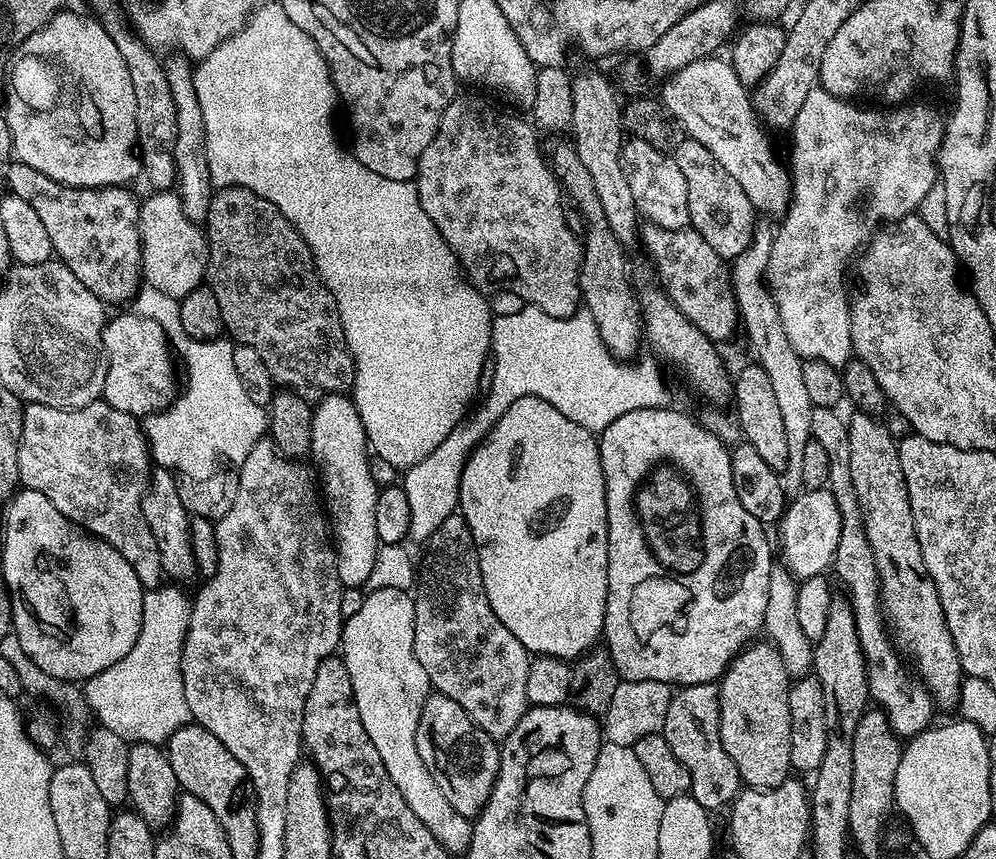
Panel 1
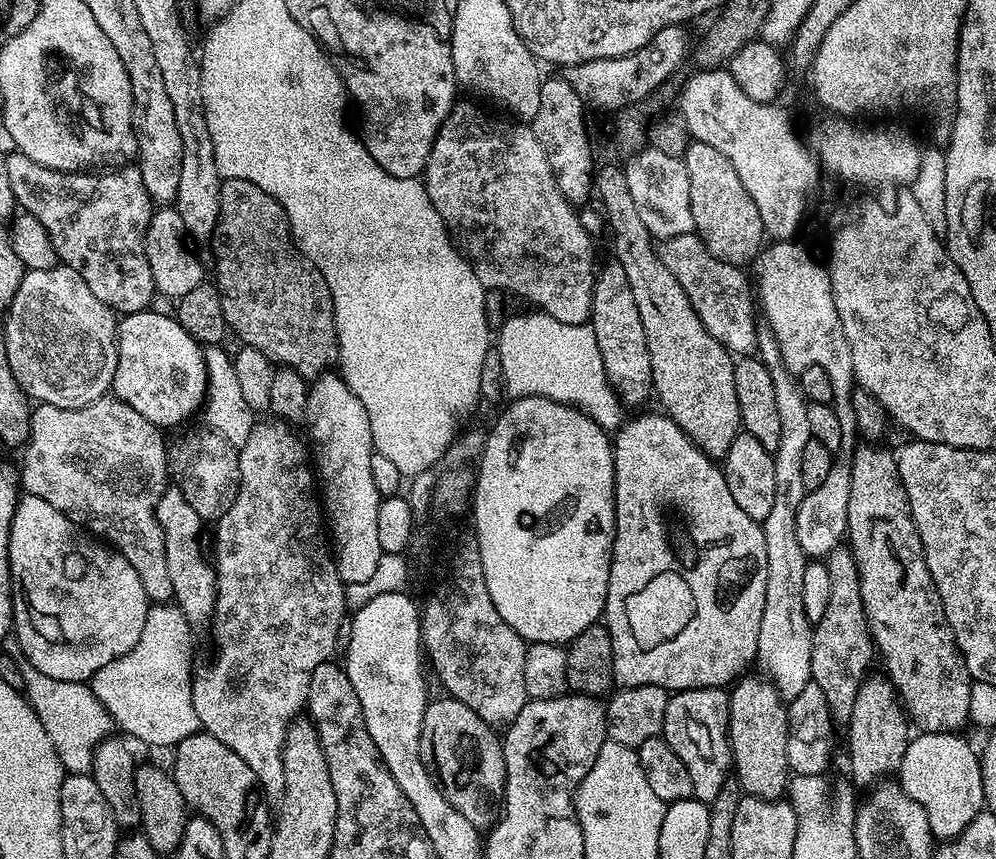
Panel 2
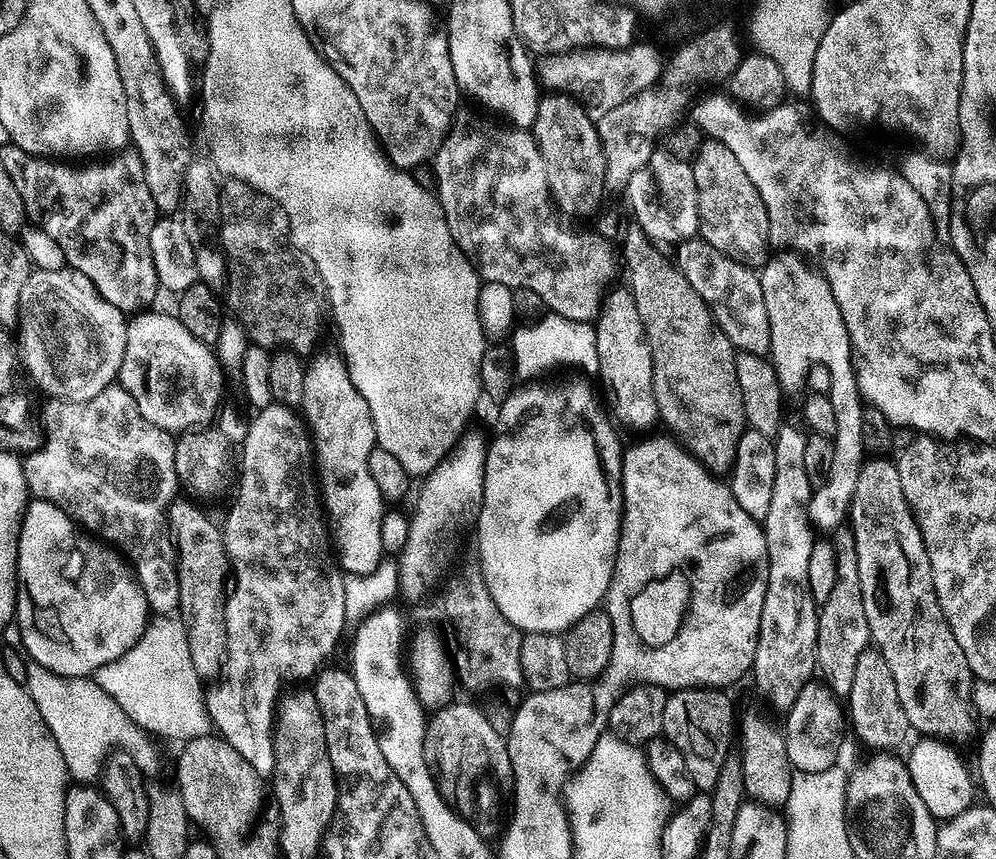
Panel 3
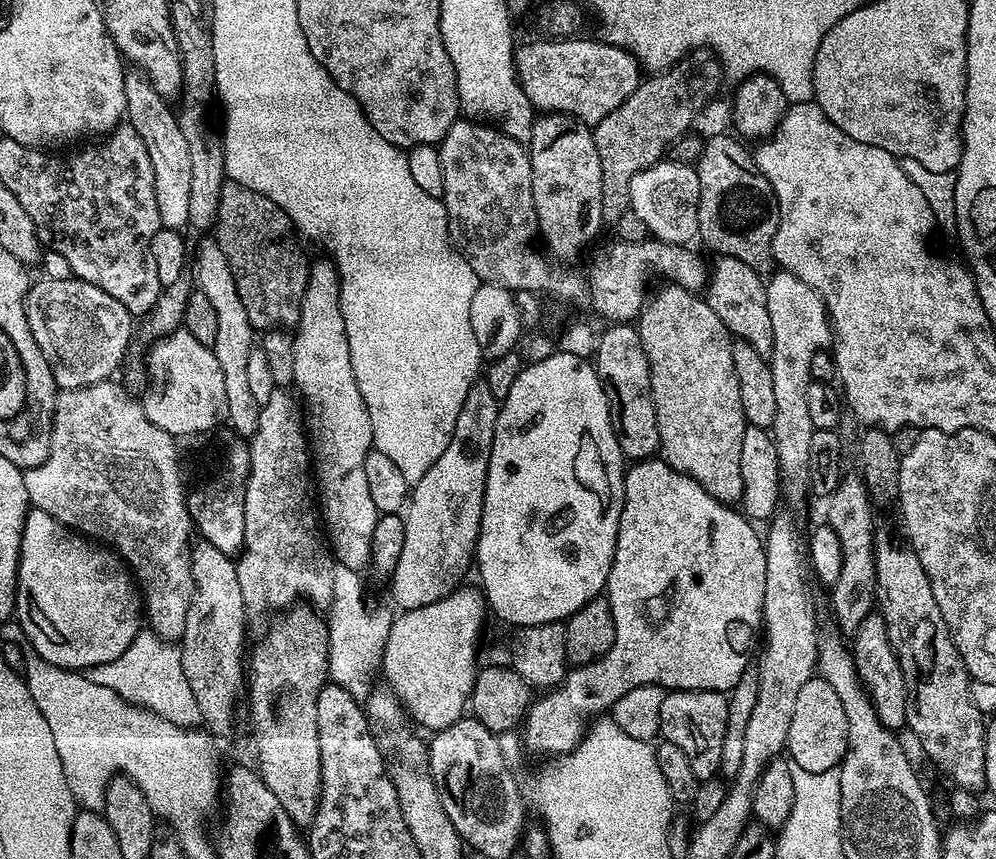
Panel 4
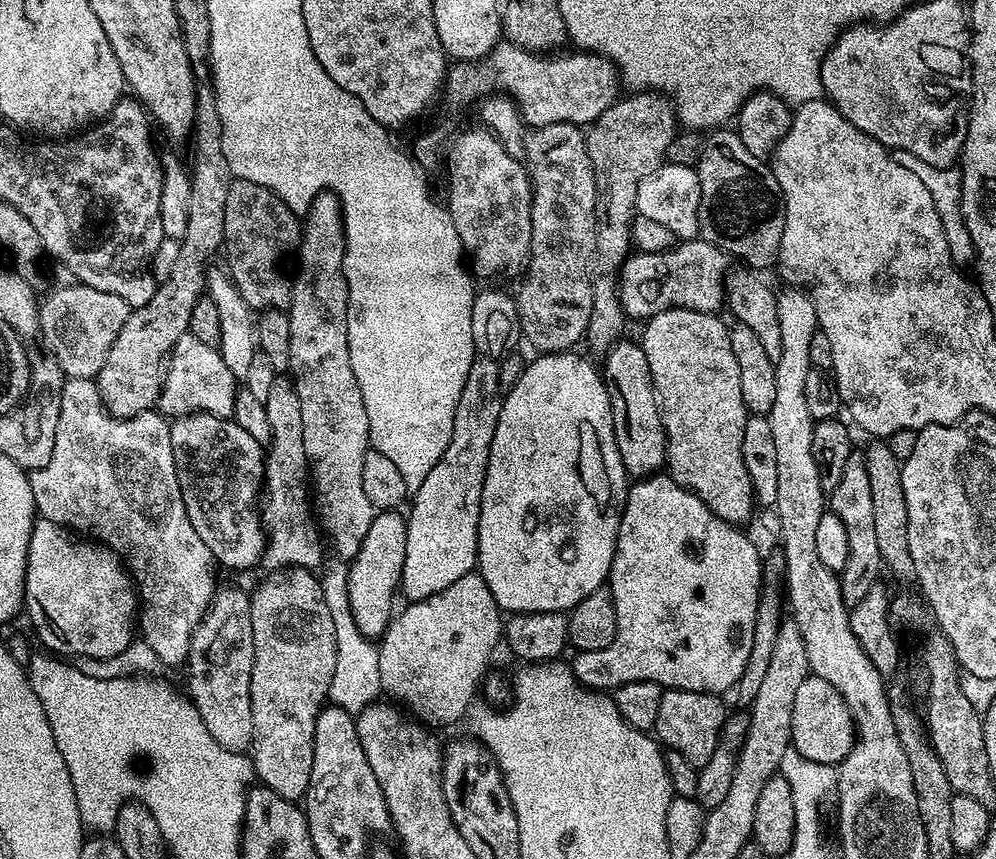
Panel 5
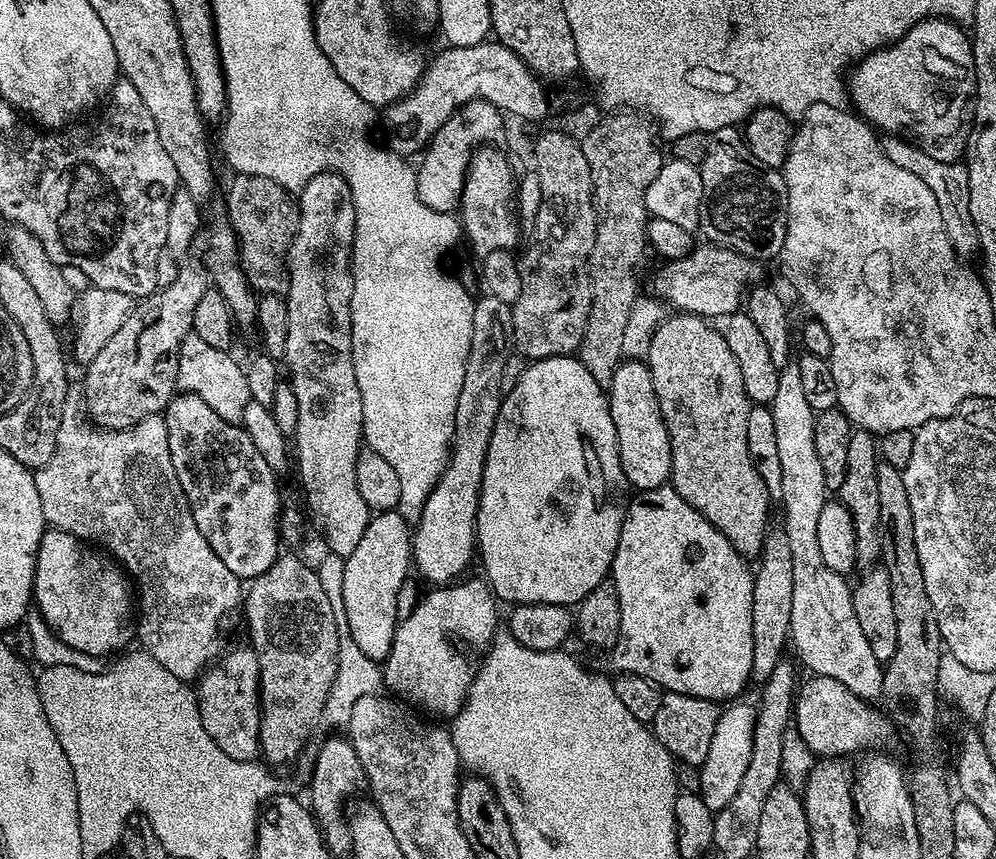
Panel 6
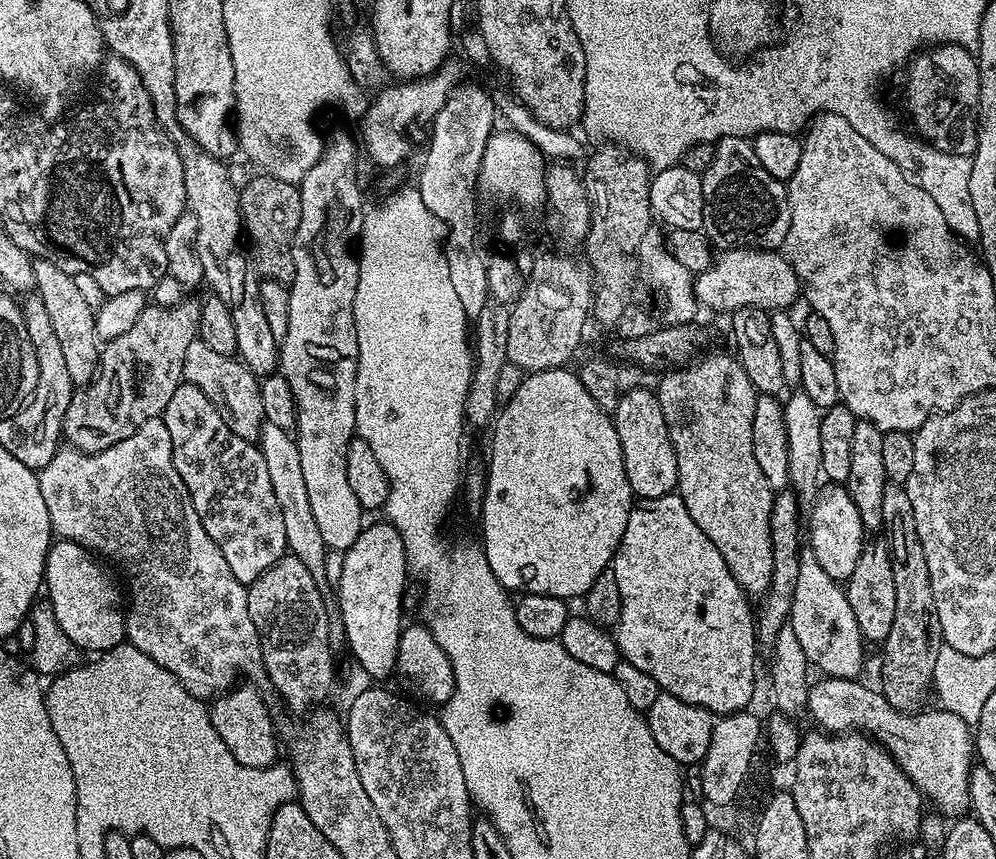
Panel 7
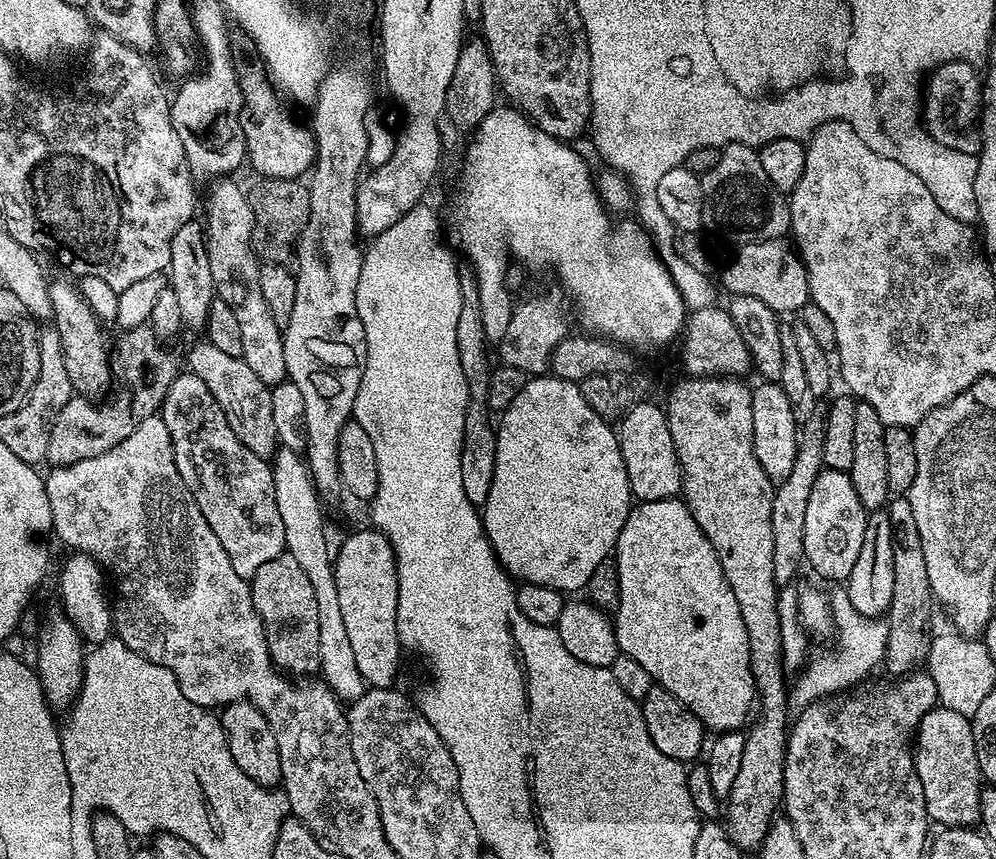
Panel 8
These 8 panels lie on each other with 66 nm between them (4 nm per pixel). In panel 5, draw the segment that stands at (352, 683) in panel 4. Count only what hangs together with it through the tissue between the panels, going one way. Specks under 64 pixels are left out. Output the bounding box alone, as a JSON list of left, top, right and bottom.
[318,558,382,714]

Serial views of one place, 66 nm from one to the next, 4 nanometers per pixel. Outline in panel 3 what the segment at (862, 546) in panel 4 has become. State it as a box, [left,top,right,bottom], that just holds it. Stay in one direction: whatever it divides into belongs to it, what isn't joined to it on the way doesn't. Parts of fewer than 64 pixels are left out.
[816,526,872,697]

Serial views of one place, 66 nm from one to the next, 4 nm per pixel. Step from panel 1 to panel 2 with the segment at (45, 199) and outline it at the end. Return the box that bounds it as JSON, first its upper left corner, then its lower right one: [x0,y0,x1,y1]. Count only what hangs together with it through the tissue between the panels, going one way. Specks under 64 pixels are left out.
[6,151,157,314]

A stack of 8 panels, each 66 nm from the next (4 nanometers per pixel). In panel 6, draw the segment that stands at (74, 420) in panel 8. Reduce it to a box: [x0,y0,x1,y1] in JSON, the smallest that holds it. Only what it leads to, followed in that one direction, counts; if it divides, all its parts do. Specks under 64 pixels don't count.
[82,258,210,430]

